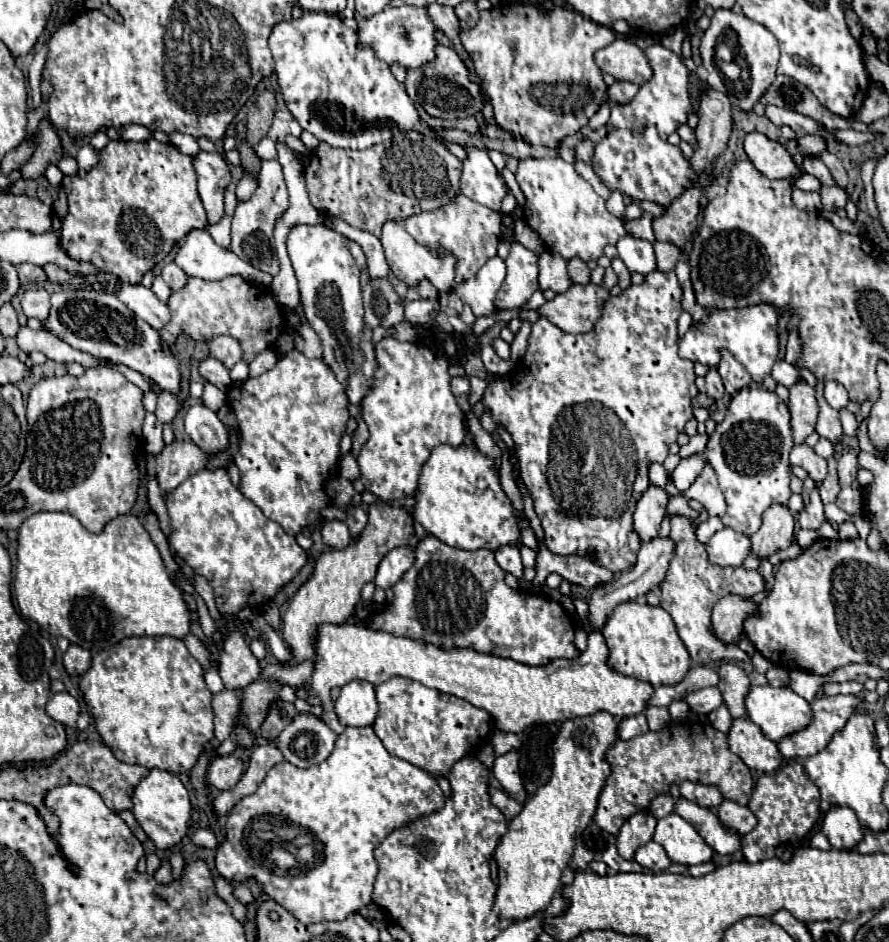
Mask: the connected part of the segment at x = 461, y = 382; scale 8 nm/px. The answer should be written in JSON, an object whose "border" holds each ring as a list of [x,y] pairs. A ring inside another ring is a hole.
{"border":[[[453,377],[451,379],[451,391],[459,403],[459,407],[463,411],[469,409],[469,403],[467,403],[467,397],[471,393],[471,387],[469,387],[469,377]]]}

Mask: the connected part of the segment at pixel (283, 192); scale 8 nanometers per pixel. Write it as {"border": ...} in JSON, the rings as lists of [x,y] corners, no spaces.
{"border":[[[277,159],[263,161],[261,171],[257,175],[255,193],[249,197],[249,201],[237,203],[235,207],[233,223],[231,223],[231,251],[243,261],[257,267],[259,271],[269,273],[271,277],[279,273],[279,261],[273,245],[273,229],[275,229],[275,223],[281,219],[281,215],[287,211],[287,207],[289,207],[289,195],[283,181],[281,165],[277,163]]]}

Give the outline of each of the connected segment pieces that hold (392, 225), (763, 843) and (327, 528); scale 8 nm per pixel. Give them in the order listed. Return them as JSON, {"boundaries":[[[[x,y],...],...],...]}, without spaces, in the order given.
{"boundaries":[[[[387,221],[383,225],[383,233],[381,233],[381,245],[383,245],[383,251],[385,251],[385,257],[387,257],[387,263],[393,271],[393,275],[397,279],[401,279],[403,283],[407,283],[409,287],[415,287],[419,285],[423,279],[431,281],[439,295],[445,295],[449,293],[453,287],[455,287],[455,265],[457,265],[457,259],[451,251],[447,251],[445,247],[437,247],[437,255],[431,253],[429,247],[417,243],[405,229],[401,223],[397,221]]],[[[797,761],[785,763],[775,773],[763,773],[755,783],[747,807],[757,817],[757,827],[741,837],[741,853],[749,863],[781,857],[785,849],[797,847],[821,815],[819,789],[807,777],[803,765]]],[[[331,519],[331,521],[323,521],[321,525],[321,535],[323,535],[323,541],[325,545],[329,547],[347,547],[351,543],[351,535],[349,535],[349,529],[343,521],[339,519]]]]}

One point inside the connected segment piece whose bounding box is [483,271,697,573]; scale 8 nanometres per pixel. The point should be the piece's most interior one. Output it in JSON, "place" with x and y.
{"place":[638,389]}

